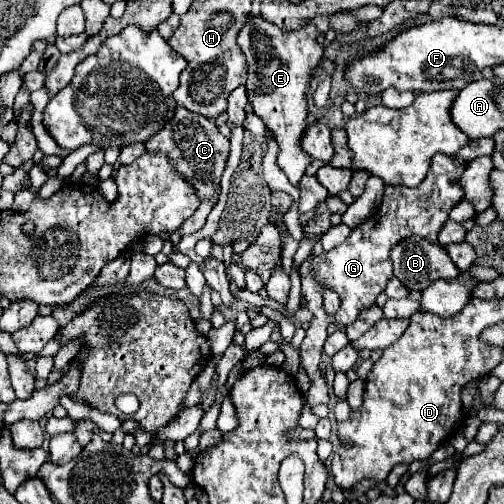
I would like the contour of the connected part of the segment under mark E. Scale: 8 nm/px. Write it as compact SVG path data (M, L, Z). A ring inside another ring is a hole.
M246 16L244 28L238 34L238 46L246 54L248 62L248 100L254 106L254 112L264 120L264 124L274 132L280 146L278 166L286 172L288 180L298 186L300 176L304 176L306 166L312 162L300 150L300 136L306 130L306 90L310 86L310 74L318 66L322 52L335 39L336 32L329 29L323 45L316 42L318 30L314 24L302 28L300 32L284 32L276 24L268 24L264 16Z

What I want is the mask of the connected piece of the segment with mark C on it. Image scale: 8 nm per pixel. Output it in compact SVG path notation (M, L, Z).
M178 106L174 118L156 136L148 138L144 146L148 152L166 154L170 164L176 166L176 172L180 172L180 176L184 176L184 180L192 184L200 202L210 200L214 194L220 192L220 178L224 172L224 164L230 156L230 140L220 134L218 126L212 120L196 116L194 112Z

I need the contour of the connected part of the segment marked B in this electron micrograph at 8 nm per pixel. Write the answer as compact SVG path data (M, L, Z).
M420 236L400 240L390 252L394 276L408 290L424 290L438 278L456 278L460 270L452 264L444 246L432 244Z

